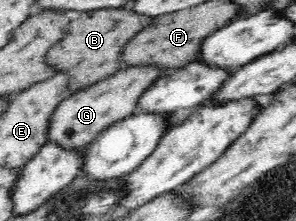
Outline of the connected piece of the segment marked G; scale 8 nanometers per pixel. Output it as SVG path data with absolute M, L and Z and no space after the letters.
M158 67L122 68L112 76L70 94L58 104L48 120L46 143L54 143L70 151L86 148L105 128L132 115L138 103L138 96L164 74L160 74Z

